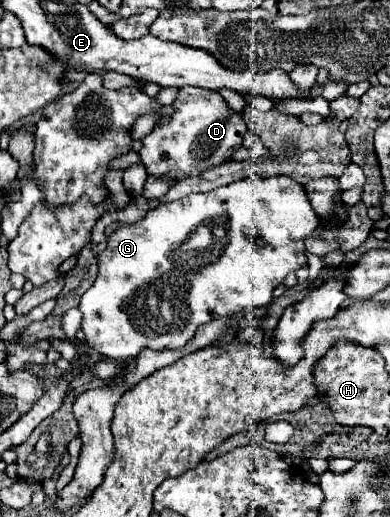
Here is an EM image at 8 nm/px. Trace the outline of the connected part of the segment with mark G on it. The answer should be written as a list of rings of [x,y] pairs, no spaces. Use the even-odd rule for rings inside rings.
[[[271,177],[271,179],[241,179],[235,181],[231,185],[225,187],[217,187],[215,191],[209,193],[197,193],[197,195],[187,195],[179,201],[173,203],[163,203],[157,209],[149,211],[143,219],[131,223],[131,225],[117,225],[113,229],[113,233],[107,237],[107,249],[97,257],[99,263],[99,273],[97,279],[93,283],[93,287],[89,287],[83,297],[81,297],[81,313],[83,313],[83,333],[85,339],[89,343],[89,347],[93,347],[97,353],[107,355],[109,359],[131,359],[135,357],[143,347],[151,347],[151,349],[177,349],[183,347],[193,333],[197,331],[199,325],[209,323],[213,319],[225,317],[225,315],[235,315],[241,313],[245,309],[253,309],[253,307],[265,307],[271,303],[273,299],[273,289],[283,283],[285,275],[291,271],[297,271],[301,265],[307,263],[305,259],[305,245],[303,239],[319,225],[319,219],[315,215],[315,211],[309,205],[309,199],[305,197],[305,189],[303,185],[299,185],[297,181],[289,179],[289,177]]]

